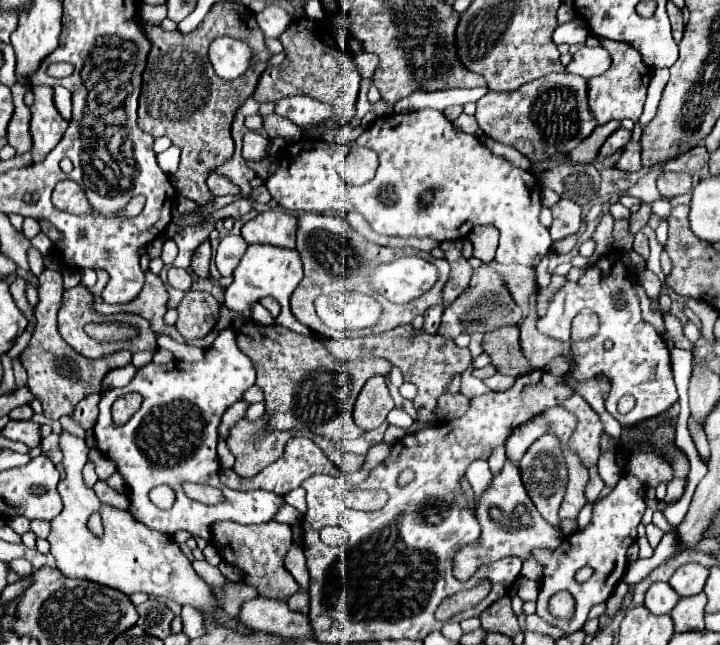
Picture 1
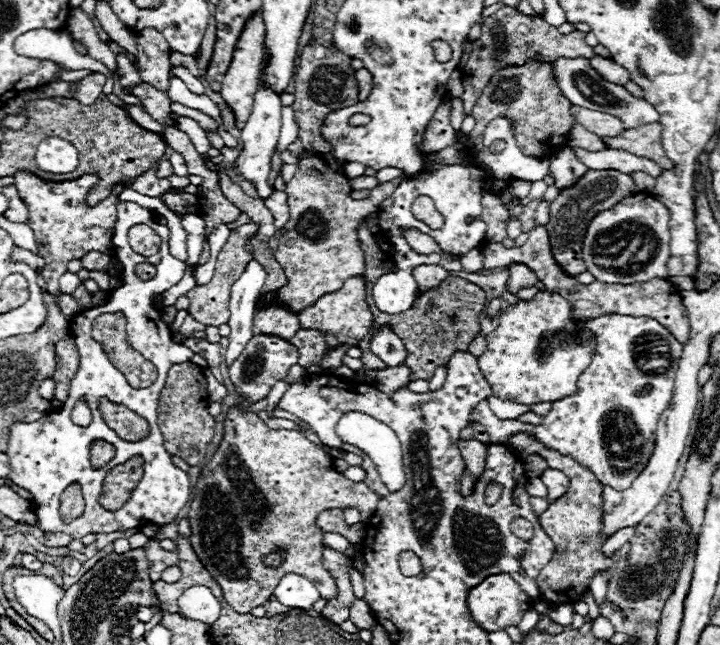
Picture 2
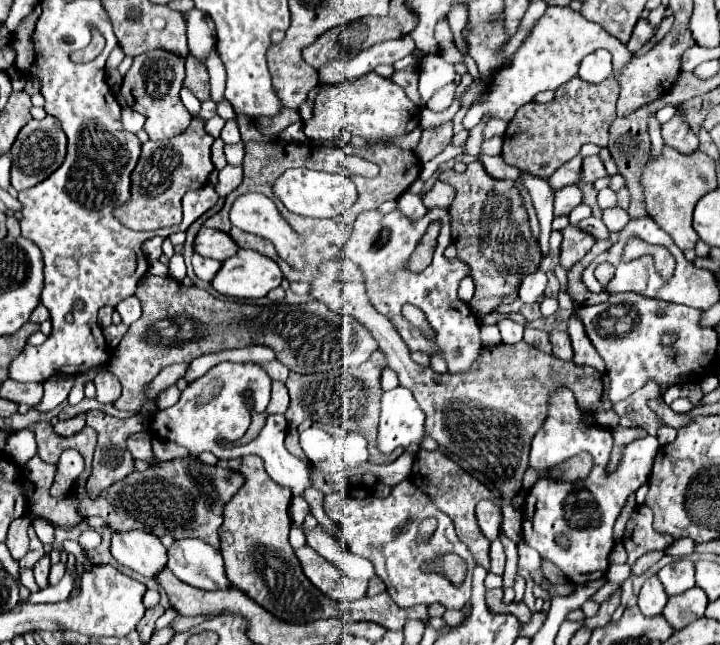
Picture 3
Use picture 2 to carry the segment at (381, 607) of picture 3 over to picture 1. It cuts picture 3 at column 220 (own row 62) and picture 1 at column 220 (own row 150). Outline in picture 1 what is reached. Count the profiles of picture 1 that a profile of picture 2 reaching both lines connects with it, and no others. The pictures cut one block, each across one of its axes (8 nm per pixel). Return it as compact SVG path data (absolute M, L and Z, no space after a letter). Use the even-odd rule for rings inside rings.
M292 438L286 444L286 454L278 462L274 462L266 470L262 470L262 474L258 474L254 478L240 478L238 474L234 474L234 470L224 470L220 474L220 480L228 488L242 490L242 492L248 492L248 490L268 490L268 492L274 492L274 494L286 494L292 488L298 488L306 478L310 478L314 474L340 476L340 472L336 470L336 466L326 458L326 454L310 438ZM275 520L266 524L250 524L250 526L242 526L236 522L216 522L212 544L216 546L224 562L244 570L246 584L258 588L260 596L286 600L290 594L296 594L300 590L298 582L284 568L284 556L292 546L292 530L288 524L280 524Z

